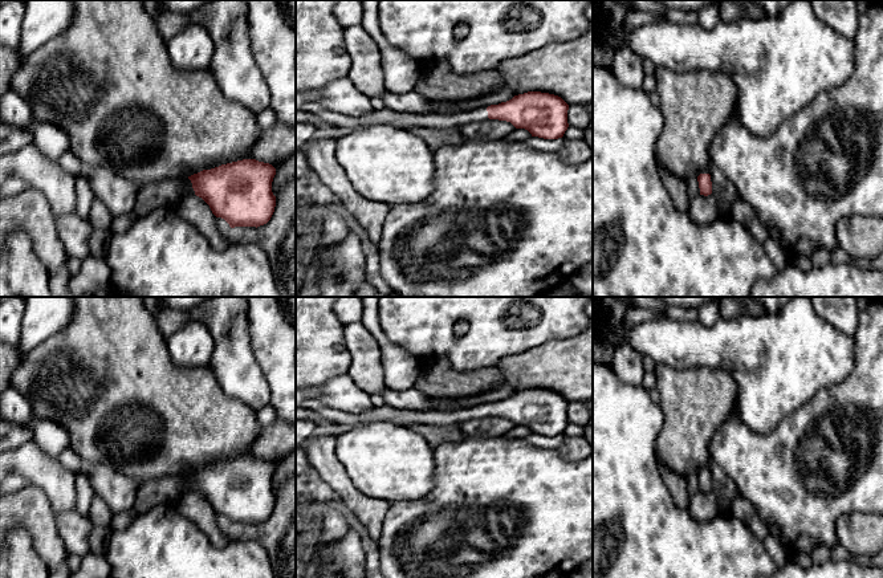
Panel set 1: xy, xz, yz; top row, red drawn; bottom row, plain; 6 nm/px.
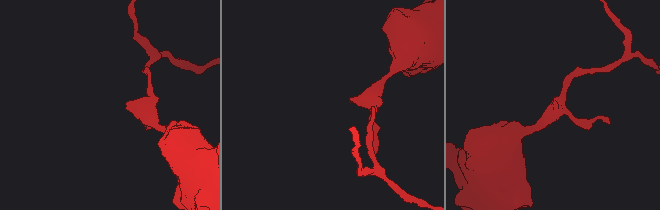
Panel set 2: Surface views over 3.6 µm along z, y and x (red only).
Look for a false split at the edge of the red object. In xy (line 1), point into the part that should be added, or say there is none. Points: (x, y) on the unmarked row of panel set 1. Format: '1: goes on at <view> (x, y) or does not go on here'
1: does not go on here

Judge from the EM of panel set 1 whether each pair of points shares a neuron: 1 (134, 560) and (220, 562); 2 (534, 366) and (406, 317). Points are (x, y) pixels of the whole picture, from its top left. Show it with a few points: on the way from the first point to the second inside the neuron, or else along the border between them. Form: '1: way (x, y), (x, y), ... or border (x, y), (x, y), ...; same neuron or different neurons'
1: way (155, 561), (199, 561); same neuron
2: border (538, 345), (509, 354), (496, 366); different neurons

